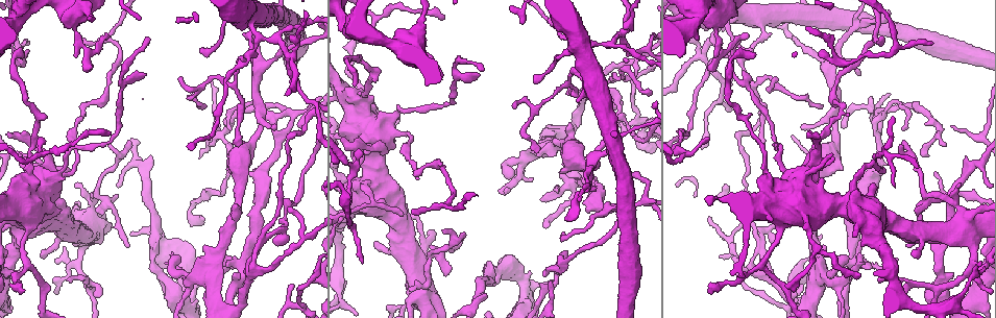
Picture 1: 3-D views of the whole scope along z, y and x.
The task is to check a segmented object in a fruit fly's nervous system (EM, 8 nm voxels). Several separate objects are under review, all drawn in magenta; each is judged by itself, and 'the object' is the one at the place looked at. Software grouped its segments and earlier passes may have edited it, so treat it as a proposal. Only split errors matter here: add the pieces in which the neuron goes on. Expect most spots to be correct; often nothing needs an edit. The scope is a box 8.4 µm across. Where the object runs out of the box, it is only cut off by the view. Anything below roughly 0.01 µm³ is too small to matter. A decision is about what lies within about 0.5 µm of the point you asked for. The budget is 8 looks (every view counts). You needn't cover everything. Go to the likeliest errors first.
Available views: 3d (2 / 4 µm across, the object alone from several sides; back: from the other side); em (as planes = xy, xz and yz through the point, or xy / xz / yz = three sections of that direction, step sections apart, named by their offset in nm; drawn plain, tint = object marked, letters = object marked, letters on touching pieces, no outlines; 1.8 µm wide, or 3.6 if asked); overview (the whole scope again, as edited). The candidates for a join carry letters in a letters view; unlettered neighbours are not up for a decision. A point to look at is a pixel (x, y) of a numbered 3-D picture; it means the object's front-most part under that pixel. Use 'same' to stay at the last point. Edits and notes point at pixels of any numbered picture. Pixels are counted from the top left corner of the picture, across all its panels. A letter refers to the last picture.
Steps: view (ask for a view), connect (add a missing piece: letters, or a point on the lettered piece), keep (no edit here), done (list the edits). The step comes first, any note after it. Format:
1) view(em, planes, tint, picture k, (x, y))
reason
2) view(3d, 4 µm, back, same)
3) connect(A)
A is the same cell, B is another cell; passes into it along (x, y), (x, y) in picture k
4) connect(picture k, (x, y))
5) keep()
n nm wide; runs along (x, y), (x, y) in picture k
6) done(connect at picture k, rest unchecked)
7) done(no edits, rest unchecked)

view(em, planes, letters, picture 1, (768, 229))
arms part here

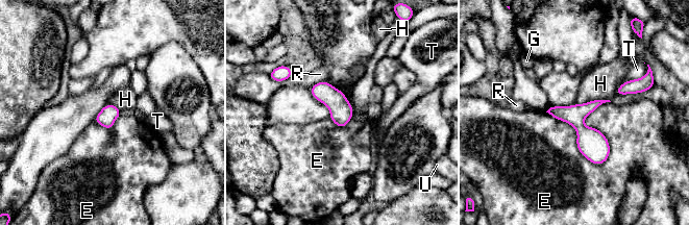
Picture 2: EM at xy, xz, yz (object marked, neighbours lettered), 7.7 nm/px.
keep()
E touches over 600 nm; E, G, H, R, T and U are other cells; border along (545, 111), (588, 159), (609, 157) in picture 2; no lettered piece goes on from it

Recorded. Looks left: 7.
view(3d, 4 µm, picture 1, (96, 195))
abrupt turn

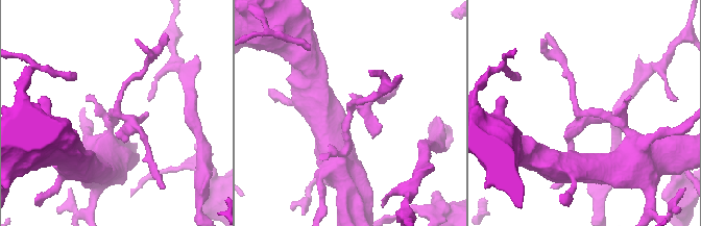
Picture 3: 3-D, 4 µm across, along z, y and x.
view(em, planes, letters, picture 3, (113, 115))

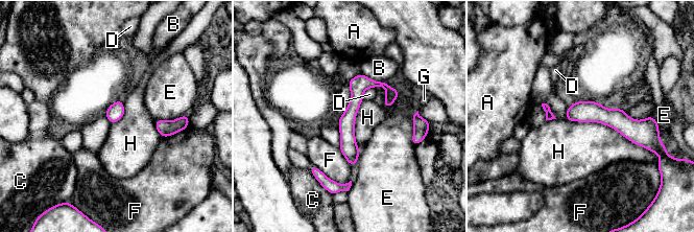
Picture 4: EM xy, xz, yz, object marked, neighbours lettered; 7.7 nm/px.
keep()
A, B, C, D, E, F, G and H are other cells; border along (567, 119), (601, 122), (648, 151) in picture 4; no lettered piece goes on from it

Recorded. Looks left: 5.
view(em, 3.6 µm, planes, letters, picture 1, (218, 128))
branch stops here

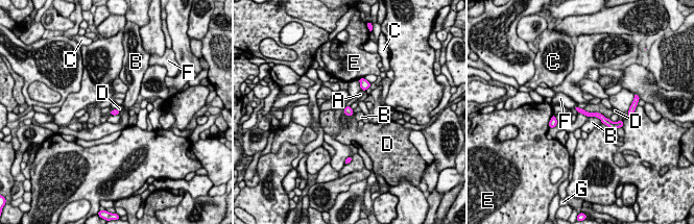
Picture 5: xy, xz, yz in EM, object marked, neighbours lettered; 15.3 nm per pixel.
keep()
A, B, C, D, E, F and G are other cells; border along (582, 108), (599, 112), (608, 119) in picture 5; no lettered piece goes on from it

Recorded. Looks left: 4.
view(em, planes, letters, picture 1, (830, 278))
branch point

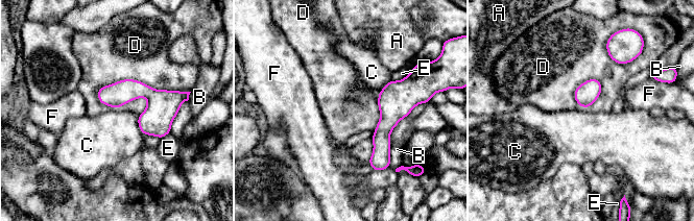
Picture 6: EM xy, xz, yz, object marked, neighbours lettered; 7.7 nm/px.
keep()
170 nm wide; A, B, C, D, E and F are other cells; border along (137, 116), (138, 127), (144, 134) in picture 6; no lettered piece goes on from it

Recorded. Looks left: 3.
done(no edits, rest unchecked)

